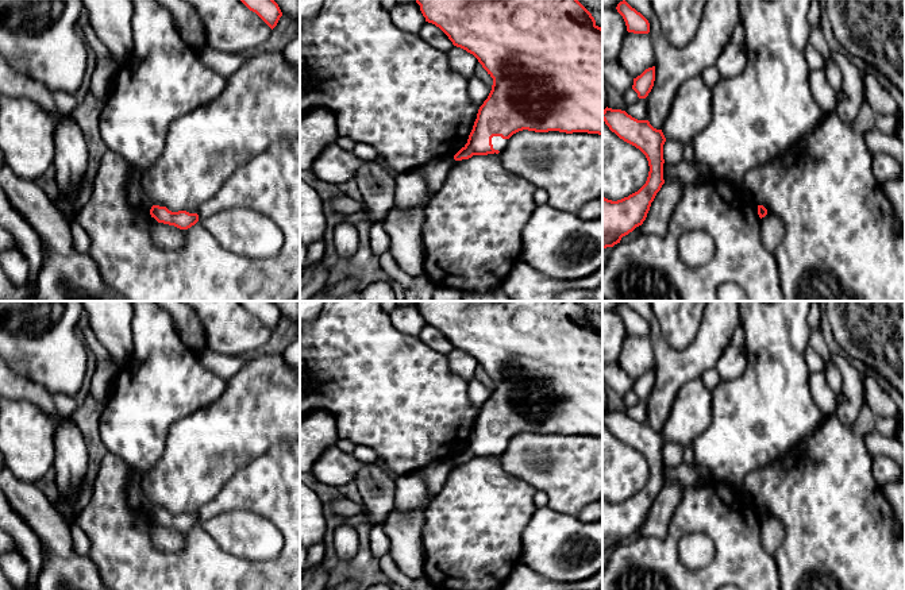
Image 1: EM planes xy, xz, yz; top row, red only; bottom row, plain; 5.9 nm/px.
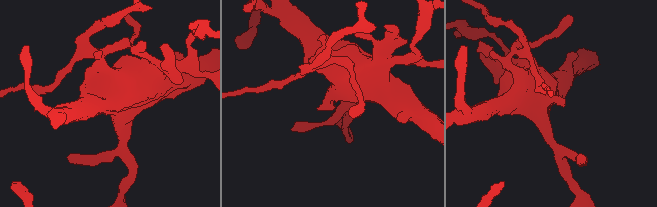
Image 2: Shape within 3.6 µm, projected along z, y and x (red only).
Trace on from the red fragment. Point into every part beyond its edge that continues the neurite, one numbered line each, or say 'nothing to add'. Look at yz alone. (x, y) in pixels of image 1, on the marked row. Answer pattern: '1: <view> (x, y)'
nothing to add

